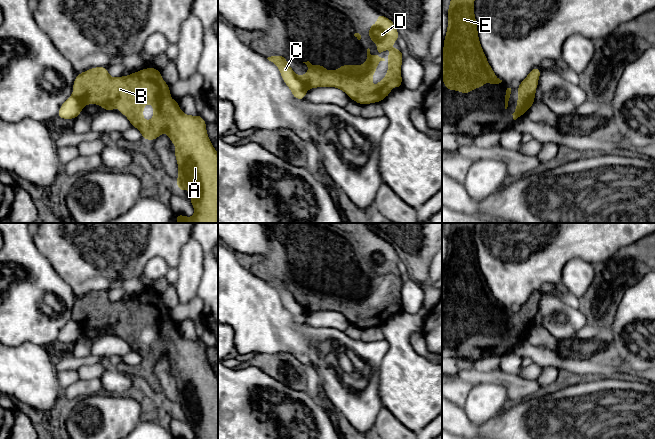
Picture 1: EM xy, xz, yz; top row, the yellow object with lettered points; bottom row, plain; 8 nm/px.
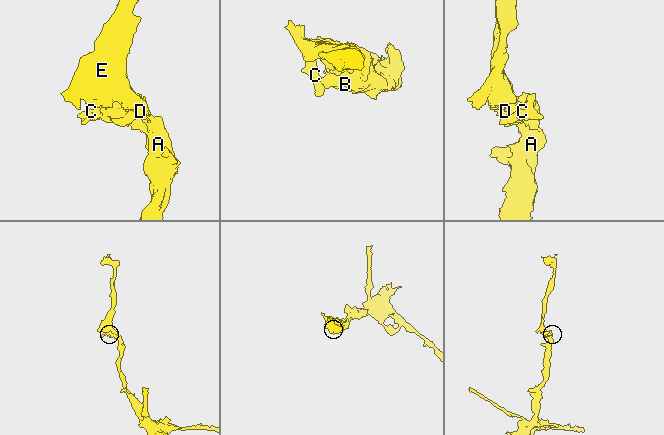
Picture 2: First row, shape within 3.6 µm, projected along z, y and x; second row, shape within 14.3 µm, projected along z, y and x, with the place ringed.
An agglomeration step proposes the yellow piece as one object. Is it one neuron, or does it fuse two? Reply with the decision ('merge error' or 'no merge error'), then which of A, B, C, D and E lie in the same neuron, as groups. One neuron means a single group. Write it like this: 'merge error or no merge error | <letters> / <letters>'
merge error | A B D E / C

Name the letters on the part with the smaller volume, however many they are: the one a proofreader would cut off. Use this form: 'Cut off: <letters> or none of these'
Cut off: C

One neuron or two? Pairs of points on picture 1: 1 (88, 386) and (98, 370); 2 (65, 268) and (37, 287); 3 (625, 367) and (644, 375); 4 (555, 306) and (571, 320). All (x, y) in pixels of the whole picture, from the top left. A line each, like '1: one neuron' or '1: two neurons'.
1: two neurons
2: two neurons
3: one neuron
4: one neuron

